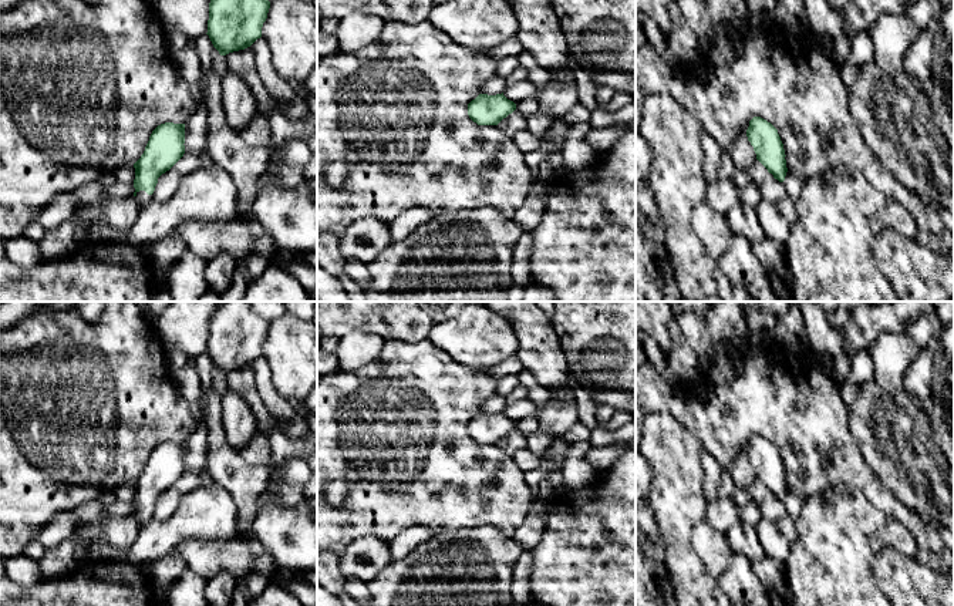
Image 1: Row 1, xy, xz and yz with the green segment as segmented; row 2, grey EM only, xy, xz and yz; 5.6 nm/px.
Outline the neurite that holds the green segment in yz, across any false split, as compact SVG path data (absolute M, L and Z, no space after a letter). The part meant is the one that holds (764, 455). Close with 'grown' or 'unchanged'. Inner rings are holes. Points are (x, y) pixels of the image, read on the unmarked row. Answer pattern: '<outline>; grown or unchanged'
M754 435L749 440L746 455L756 478L773 494L779 501L785 499L788 487L785 478L785 468L778 452L778 448L761 435Z; unchanged

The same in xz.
M503 411L496 414L479 413L468 422L468 434L478 444L498 444L516 428L516 422Z; unchanged

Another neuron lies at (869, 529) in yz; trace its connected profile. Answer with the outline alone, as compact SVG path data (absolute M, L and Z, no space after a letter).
M842 484L805 499L795 528L796 539L785 560L790 606L891 606L873 578L870 560L886 546L913 558L918 551L900 522Z

